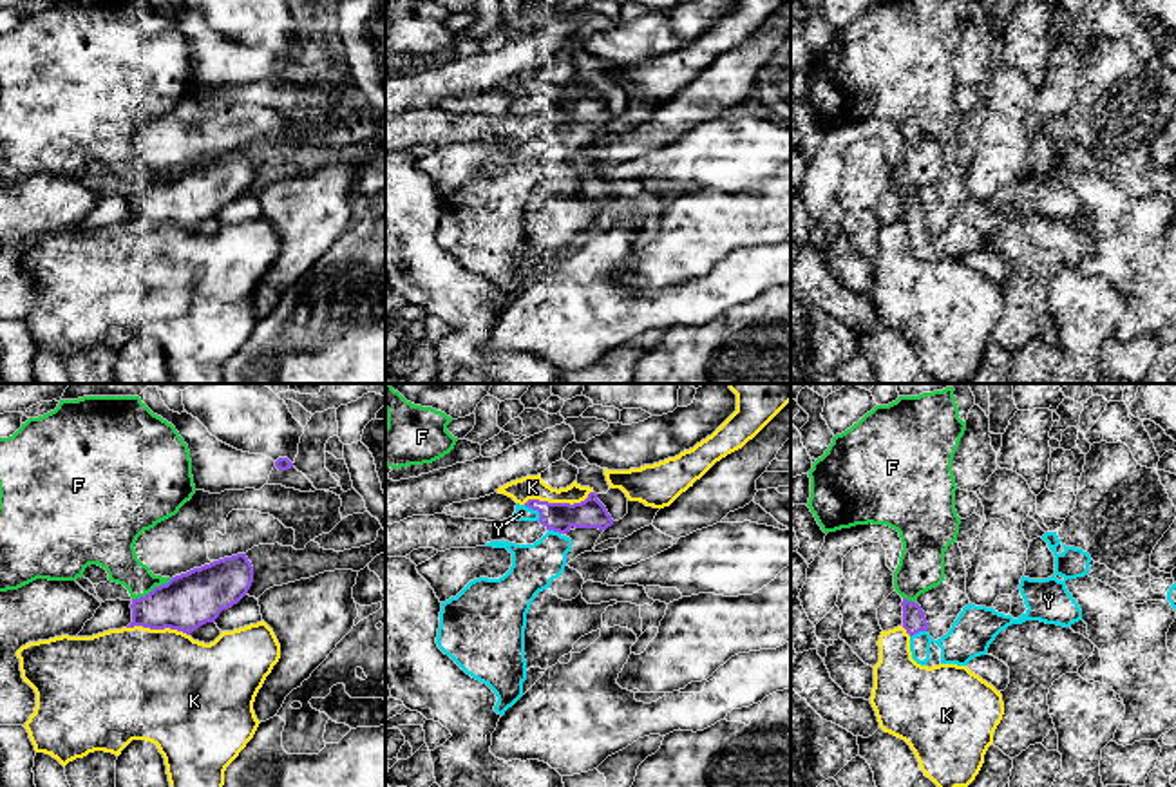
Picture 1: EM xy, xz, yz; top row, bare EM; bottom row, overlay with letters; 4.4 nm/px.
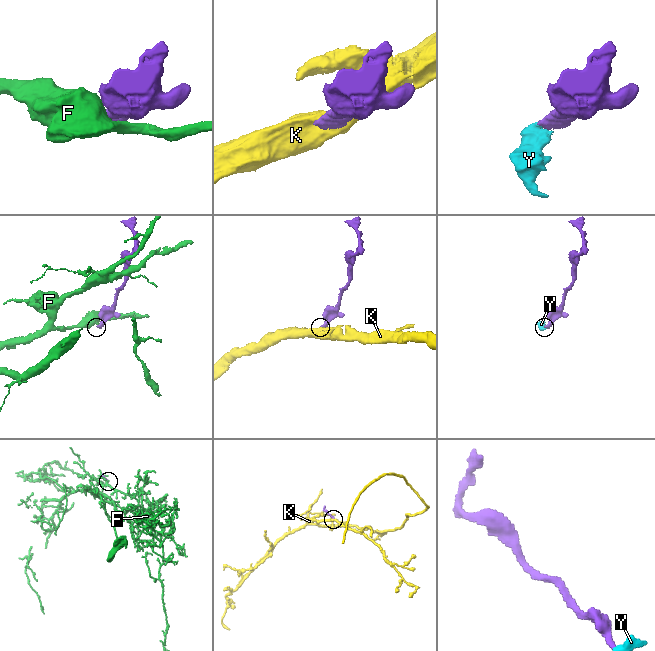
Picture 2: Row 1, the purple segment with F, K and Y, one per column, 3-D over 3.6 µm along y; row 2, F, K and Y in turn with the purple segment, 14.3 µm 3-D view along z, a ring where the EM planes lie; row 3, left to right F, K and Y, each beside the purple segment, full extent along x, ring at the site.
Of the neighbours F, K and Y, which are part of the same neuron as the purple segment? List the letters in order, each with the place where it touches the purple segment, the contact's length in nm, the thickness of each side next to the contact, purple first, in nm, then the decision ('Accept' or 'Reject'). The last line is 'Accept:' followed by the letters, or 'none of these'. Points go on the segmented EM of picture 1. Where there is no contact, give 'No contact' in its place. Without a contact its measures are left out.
F: Touches purple at xy (152, 590). Shared border 200 nm. Thickness 240 nm (purple) against 180 nm. Reject
K: Touches purple at xz (558, 503). Shared border 320 nm. Thickness 130 nm (purple) against 110 nm. Reject
Y: Touches purple at xz (534, 509). Shared border 100 nm. Thickness 130 nm (purple) against 70 nm. Accept
Accept: Y

